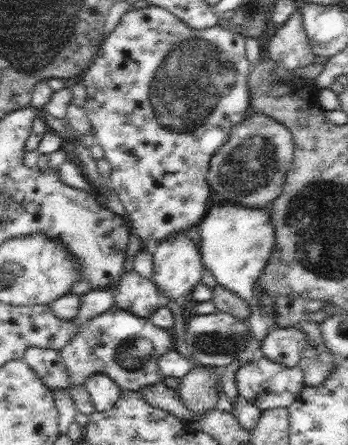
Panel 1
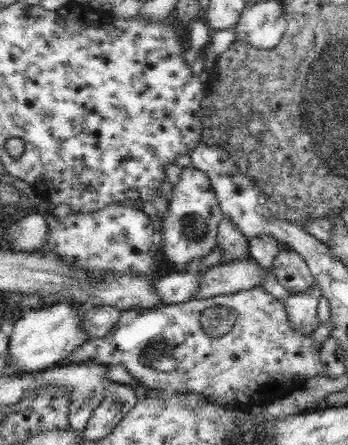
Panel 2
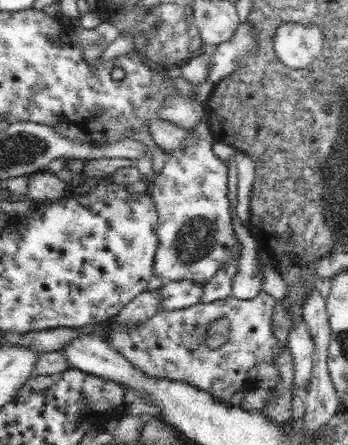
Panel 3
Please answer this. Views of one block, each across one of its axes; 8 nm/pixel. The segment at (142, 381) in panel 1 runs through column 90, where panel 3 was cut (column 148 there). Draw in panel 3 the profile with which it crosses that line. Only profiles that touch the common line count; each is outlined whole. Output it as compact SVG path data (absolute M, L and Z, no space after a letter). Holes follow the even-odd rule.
M260 292L252 300L238 300L234 296L224 298L218 310L230 320L230 340L216 350L208 350L206 338L206 332L212 324L212 306L214 304L198 302L182 310L162 310L142 324L108 334L106 340L146 376L188 382L204 392L210 392L214 398L228 402L232 394L248 390L248 372L256 364L274 364L278 356L278 340L272 334L272 314L276 300L266 292Z

